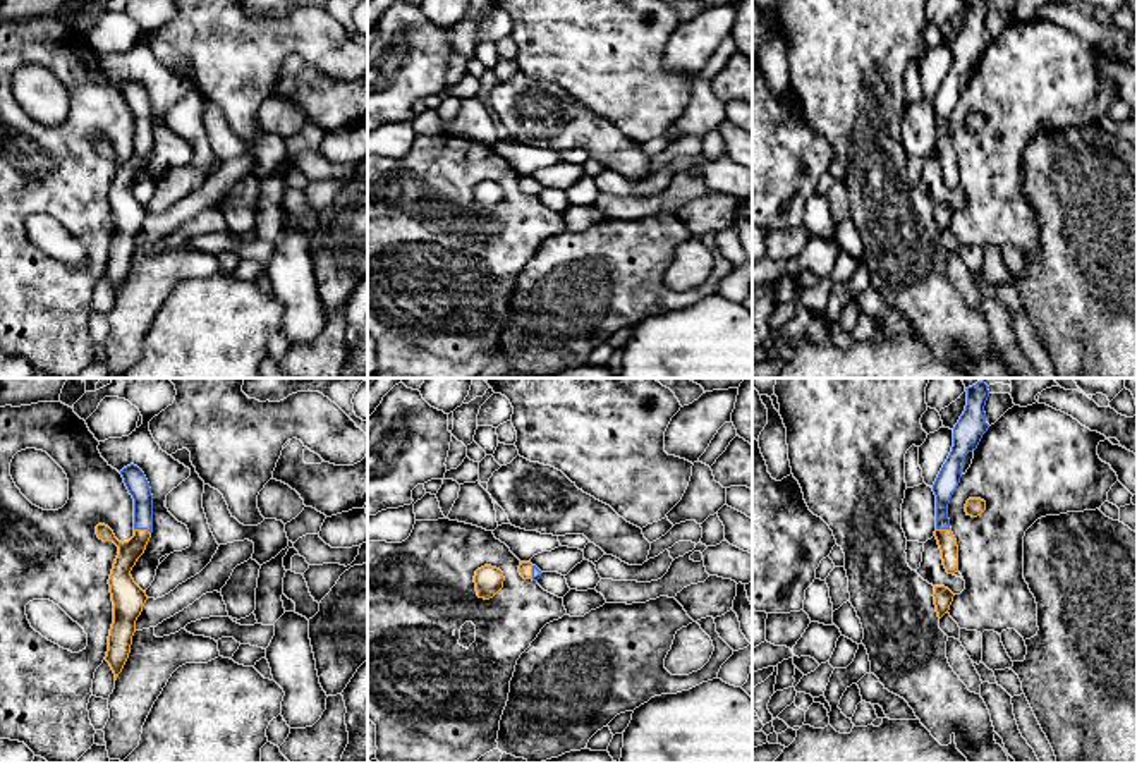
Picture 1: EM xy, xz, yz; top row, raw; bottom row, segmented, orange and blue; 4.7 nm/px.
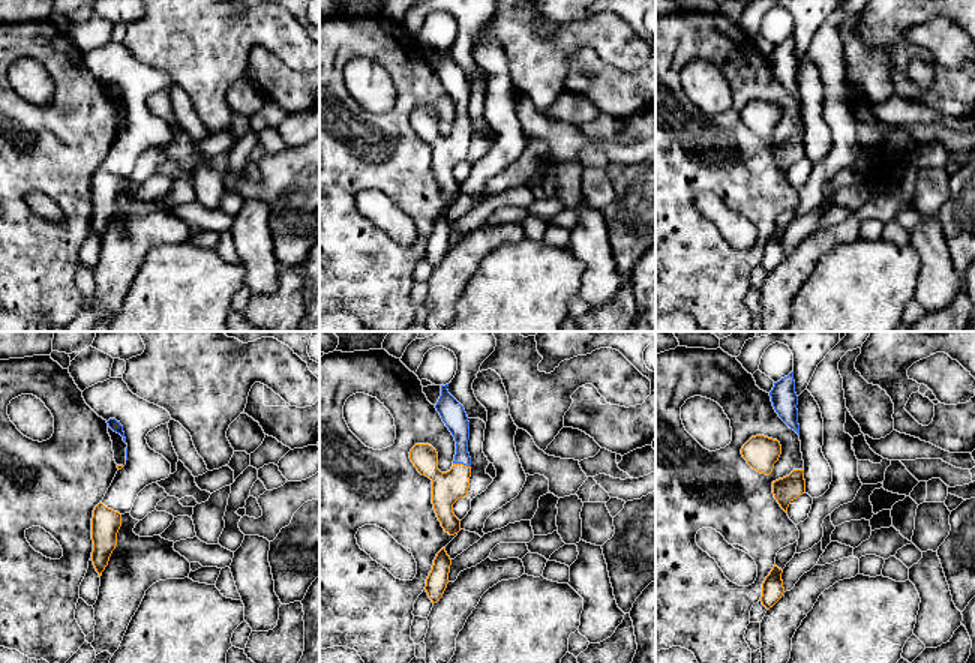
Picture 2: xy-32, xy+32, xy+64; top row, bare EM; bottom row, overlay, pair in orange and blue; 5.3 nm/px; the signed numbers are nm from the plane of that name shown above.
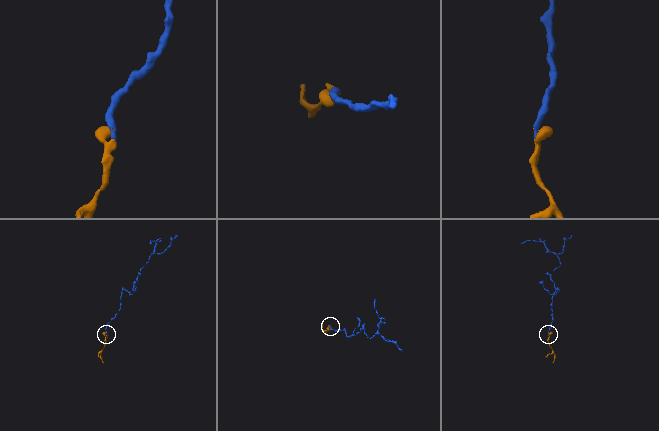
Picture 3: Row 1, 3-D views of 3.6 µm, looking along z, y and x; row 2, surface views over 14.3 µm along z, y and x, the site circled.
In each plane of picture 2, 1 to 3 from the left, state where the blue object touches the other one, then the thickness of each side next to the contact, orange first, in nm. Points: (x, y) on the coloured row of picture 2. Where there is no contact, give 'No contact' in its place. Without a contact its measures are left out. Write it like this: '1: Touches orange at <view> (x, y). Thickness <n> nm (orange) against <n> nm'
1: No contact
2: Touches orange at xy+32 (462, 464). Thickness 170 nm (orange) against 120 nm
3: No contact

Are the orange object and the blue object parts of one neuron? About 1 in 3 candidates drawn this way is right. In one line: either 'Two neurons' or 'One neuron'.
One neuron

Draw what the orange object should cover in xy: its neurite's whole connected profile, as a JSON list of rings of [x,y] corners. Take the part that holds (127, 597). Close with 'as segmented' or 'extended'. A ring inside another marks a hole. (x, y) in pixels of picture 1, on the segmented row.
[[[131,464],[120,474],[134,498],[134,536],[122,543],[108,526],[96,526],[100,540],[113,541],[119,546],[119,555],[108,579],[113,601],[113,624],[105,656],[115,674],[115,681],[129,658],[136,620],[148,600],[146,591],[134,583],[131,571],[144,553],[153,533],[153,495],[144,473]]] | extended

